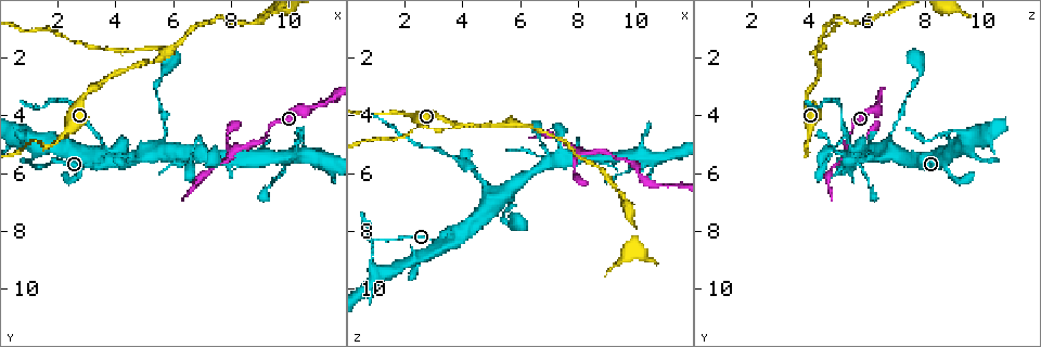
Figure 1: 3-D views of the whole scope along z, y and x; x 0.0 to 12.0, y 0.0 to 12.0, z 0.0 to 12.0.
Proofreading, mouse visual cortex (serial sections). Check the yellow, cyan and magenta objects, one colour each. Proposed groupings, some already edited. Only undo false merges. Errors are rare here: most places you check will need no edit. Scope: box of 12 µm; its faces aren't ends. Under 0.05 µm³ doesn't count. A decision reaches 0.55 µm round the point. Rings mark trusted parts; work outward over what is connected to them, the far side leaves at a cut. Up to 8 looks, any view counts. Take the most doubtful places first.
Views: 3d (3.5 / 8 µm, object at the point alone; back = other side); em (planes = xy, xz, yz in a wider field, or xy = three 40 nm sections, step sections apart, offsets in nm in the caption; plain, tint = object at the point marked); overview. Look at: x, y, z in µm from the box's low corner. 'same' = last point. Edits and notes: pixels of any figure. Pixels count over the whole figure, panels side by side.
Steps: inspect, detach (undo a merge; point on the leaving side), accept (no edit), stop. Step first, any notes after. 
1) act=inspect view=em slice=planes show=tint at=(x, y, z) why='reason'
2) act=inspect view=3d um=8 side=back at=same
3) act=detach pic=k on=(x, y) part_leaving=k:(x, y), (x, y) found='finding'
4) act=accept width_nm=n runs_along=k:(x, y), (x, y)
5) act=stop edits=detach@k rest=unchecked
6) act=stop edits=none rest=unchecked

act=inspect view=em slice=planes show=tint at=(5.6, 2.0, 4.3) why='three arms meet'

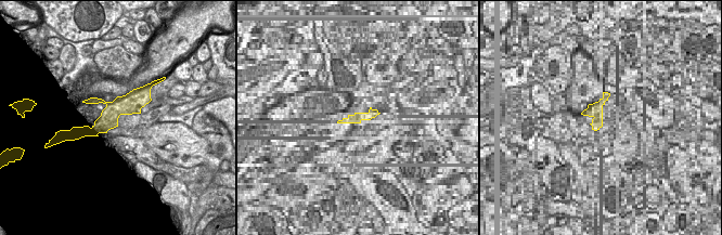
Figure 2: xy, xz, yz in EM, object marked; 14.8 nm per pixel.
act=inspect view=3d um=3.5 at=same

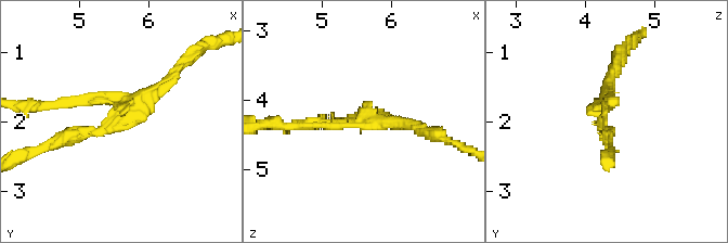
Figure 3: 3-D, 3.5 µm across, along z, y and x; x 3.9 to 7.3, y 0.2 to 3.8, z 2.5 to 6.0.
act=detach pic=3 on=(73, 101) arm_widths_nm=150,150,150 part_leaving=3:(111, 101), (30, 104) found='two cells meet here'

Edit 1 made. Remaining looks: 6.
act=inspect view=overview why='see it whole again'

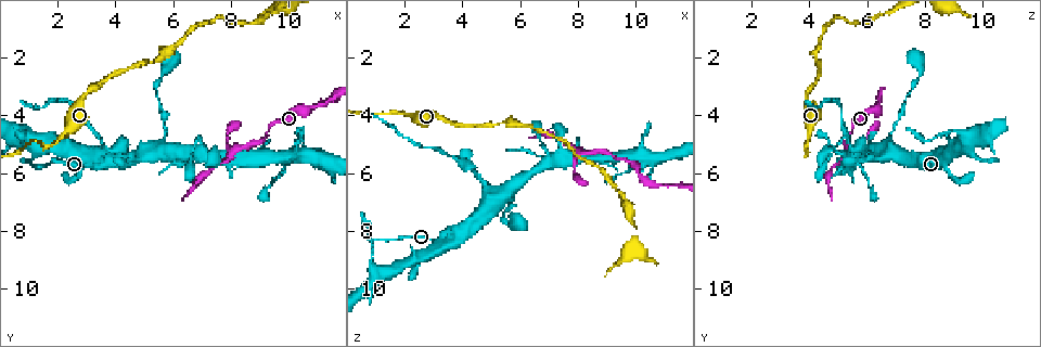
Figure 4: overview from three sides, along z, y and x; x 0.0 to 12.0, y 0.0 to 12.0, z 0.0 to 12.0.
act=inspect view=3d um=8 at=(4.5, 5.6, 6.0) why='thin neck'

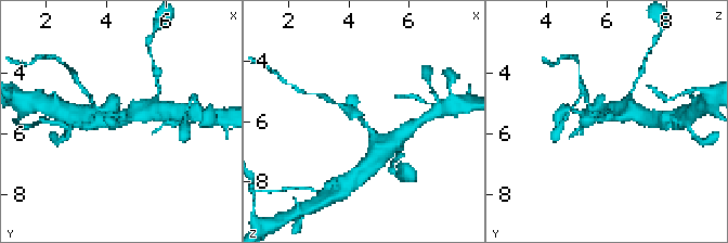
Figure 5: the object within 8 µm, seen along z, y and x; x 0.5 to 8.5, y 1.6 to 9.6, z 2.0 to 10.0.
act=inspect view=3d um=3.5 at=(4.5, 5.6, 5.9)

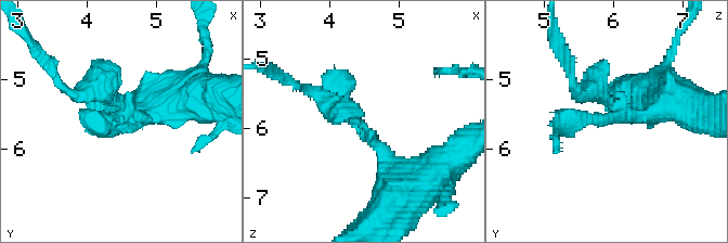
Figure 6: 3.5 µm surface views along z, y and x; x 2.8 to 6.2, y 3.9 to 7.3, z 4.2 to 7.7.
act=inspect view=em slice=xy step=3 show=tint at=(4.45, 5.60, 5.90) why='shape alone is not enough'

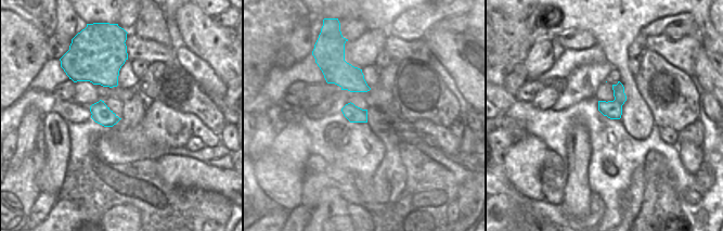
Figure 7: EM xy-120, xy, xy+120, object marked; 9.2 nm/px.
act=accept runs_along=6:(403, 174), (339, 102), (349, 74) found='one cell here'

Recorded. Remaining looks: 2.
act=inspect view=3d um=3.5 at=(8.2, 5.1, 5.3) why='a fork'

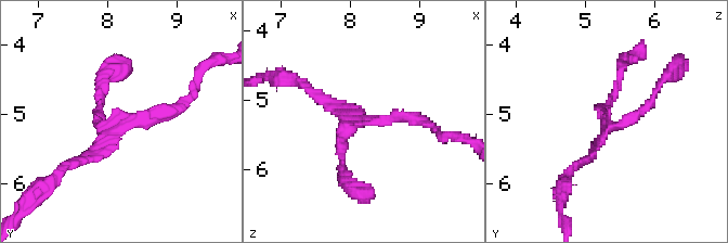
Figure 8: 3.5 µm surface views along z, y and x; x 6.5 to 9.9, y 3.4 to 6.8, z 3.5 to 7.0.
act=accept runs_along=8:(183, 102), (66, 165) found='continuous, no second cell'

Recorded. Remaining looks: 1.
act=stop edits=detach@3 rest=unchecked

